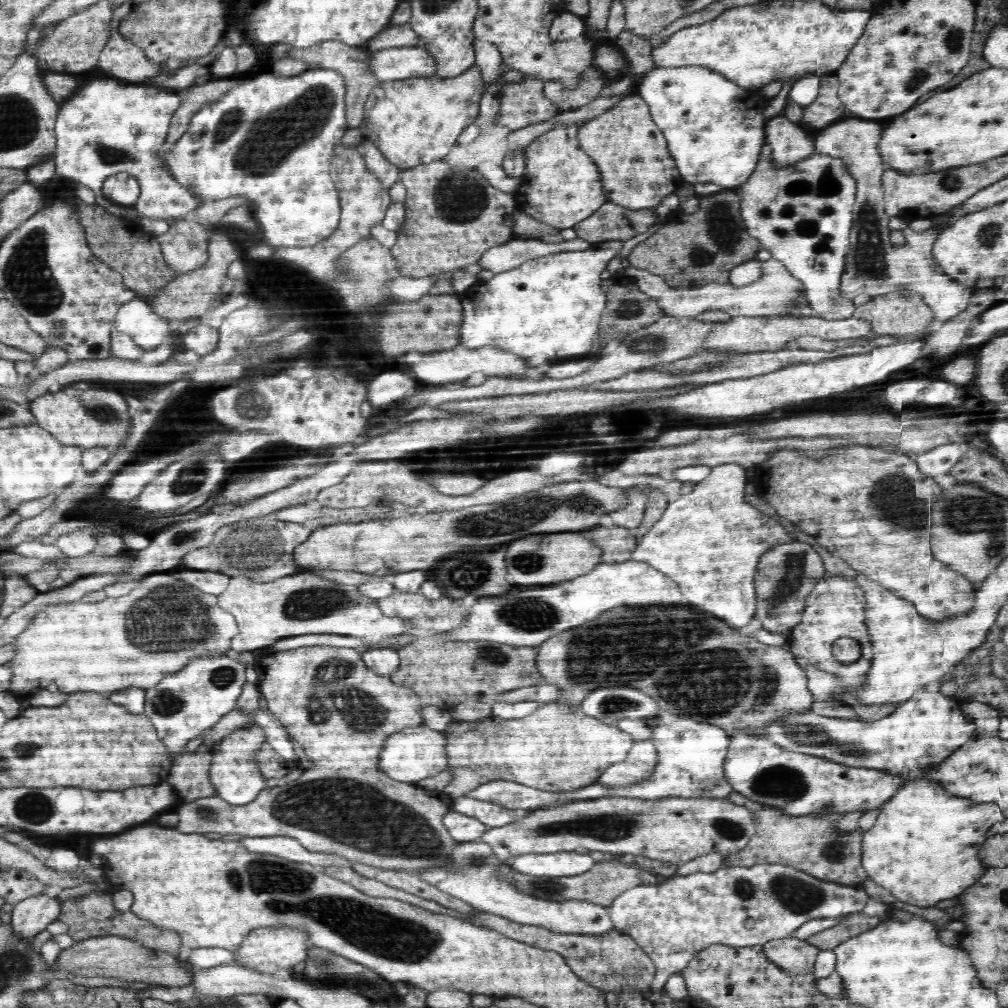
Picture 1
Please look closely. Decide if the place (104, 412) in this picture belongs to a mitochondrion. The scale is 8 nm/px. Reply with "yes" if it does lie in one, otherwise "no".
yes

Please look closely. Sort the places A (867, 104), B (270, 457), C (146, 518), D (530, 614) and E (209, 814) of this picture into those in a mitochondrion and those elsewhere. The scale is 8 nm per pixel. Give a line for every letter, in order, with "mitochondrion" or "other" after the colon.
A: other
B: other
C: other
D: mitochondrion
E: mitochondrion

